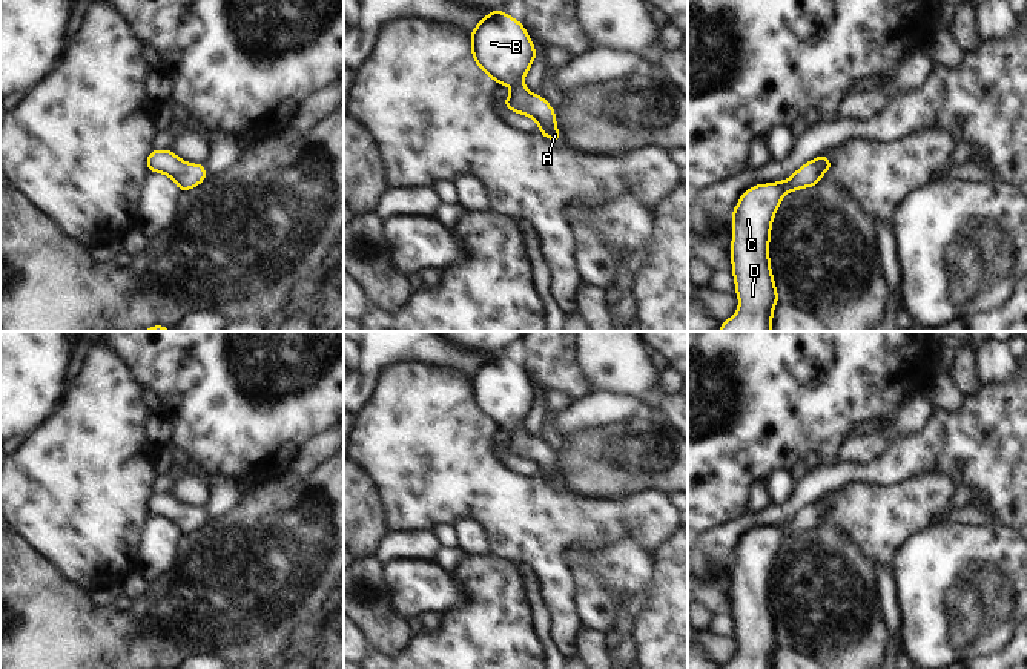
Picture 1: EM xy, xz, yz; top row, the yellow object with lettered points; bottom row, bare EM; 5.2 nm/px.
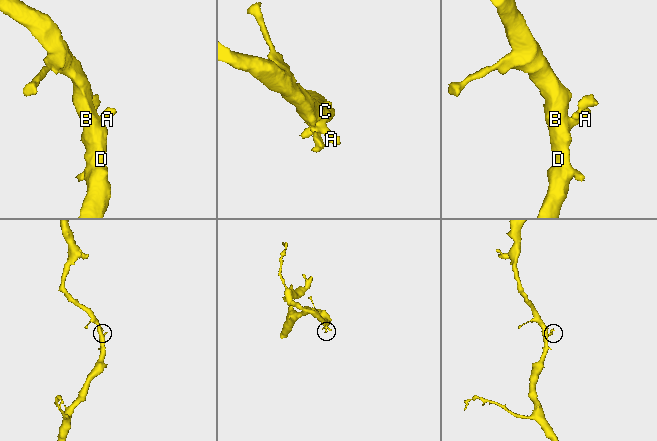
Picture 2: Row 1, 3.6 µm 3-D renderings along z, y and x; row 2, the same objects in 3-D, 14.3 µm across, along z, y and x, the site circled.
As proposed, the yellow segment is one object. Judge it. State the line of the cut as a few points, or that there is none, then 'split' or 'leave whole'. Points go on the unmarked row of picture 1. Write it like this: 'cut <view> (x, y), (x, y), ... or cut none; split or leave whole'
cut none; leave whole

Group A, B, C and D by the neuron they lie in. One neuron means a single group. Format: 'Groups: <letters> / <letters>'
Groups: A B C D

